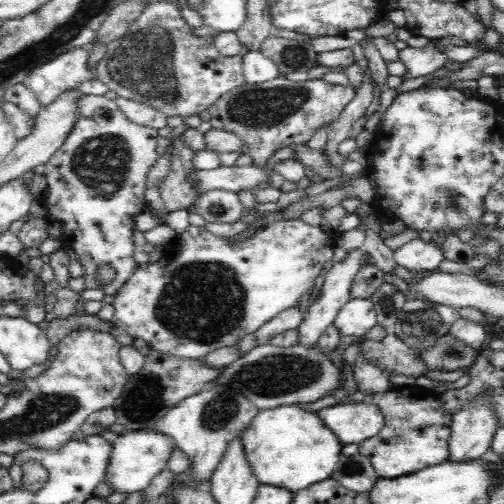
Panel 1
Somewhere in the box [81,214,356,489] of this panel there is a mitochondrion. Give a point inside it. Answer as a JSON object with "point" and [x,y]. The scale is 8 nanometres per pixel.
{"point":[203,300]}

